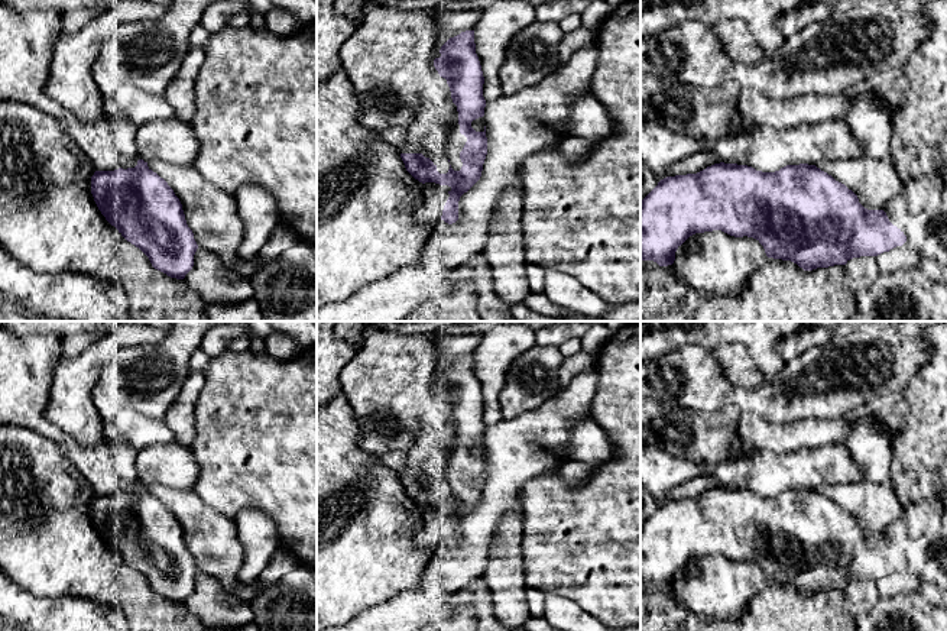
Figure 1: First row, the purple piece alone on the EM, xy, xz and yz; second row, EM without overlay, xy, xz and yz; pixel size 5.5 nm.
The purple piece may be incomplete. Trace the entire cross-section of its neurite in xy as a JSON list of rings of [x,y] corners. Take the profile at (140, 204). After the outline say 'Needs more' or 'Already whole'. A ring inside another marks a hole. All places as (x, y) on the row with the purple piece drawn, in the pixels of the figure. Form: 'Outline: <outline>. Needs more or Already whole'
Outline: [[[139,159],[134,168],[95,171],[91,194],[106,220],[139,247],[155,269],[176,279],[192,269],[198,245],[182,204],[147,162]]]. Already whole

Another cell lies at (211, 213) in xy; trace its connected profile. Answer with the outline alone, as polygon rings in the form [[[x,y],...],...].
[[[163,161],[147,164],[149,169],[163,178],[179,198],[188,227],[194,233],[198,247],[215,253],[227,266],[234,266],[243,259],[239,246],[244,237],[244,226],[237,214],[234,197],[208,182],[195,168],[173,165]]]

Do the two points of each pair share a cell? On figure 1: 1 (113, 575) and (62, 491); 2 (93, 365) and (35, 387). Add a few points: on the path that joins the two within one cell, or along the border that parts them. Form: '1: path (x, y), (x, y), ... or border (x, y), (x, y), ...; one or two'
1: path (93, 555), (62, 524), (62, 511); one
2: border (60, 359), (54, 369), (44, 414); two

